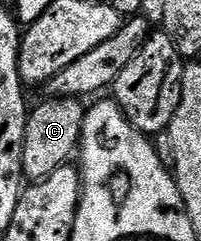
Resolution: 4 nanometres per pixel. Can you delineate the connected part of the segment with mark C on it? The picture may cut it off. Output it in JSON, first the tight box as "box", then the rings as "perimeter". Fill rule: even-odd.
{"box":[21,97,85,182],"perimeter":[[[51,97],[32,108],[27,115],[25,143],[21,151],[23,176],[28,182],[44,181],[57,167],[68,164],[76,156],[83,134],[85,105],[73,97]]]}

